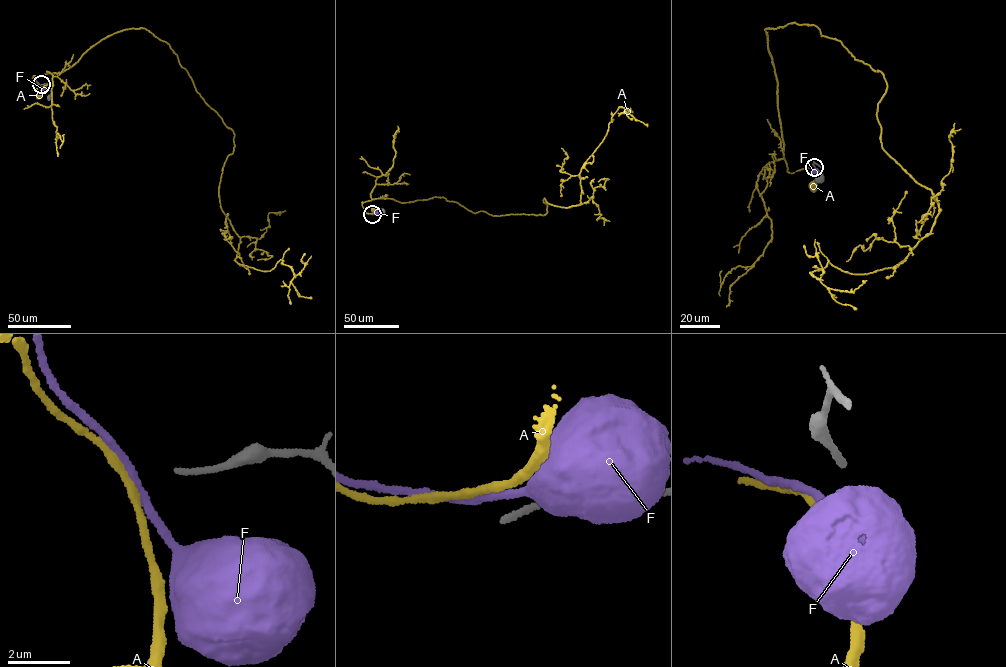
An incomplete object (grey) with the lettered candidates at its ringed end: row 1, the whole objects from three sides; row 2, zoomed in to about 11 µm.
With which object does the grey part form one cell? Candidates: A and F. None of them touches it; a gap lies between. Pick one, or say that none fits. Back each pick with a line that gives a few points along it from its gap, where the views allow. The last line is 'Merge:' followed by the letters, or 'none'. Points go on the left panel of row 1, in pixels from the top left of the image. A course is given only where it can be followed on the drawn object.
Merge: none

